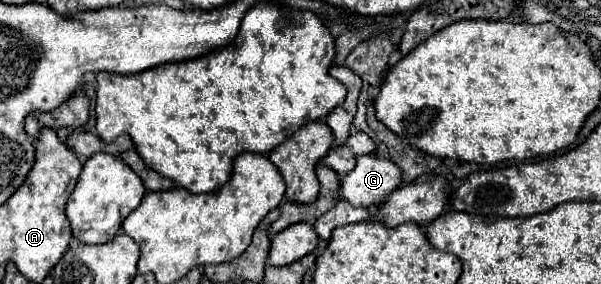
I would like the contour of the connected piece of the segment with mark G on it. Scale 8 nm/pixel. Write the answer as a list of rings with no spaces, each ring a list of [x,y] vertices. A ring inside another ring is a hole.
[[[366,154],[356,158],[356,168],[342,178],[342,198],[352,206],[380,206],[402,184],[402,170],[386,158]]]

